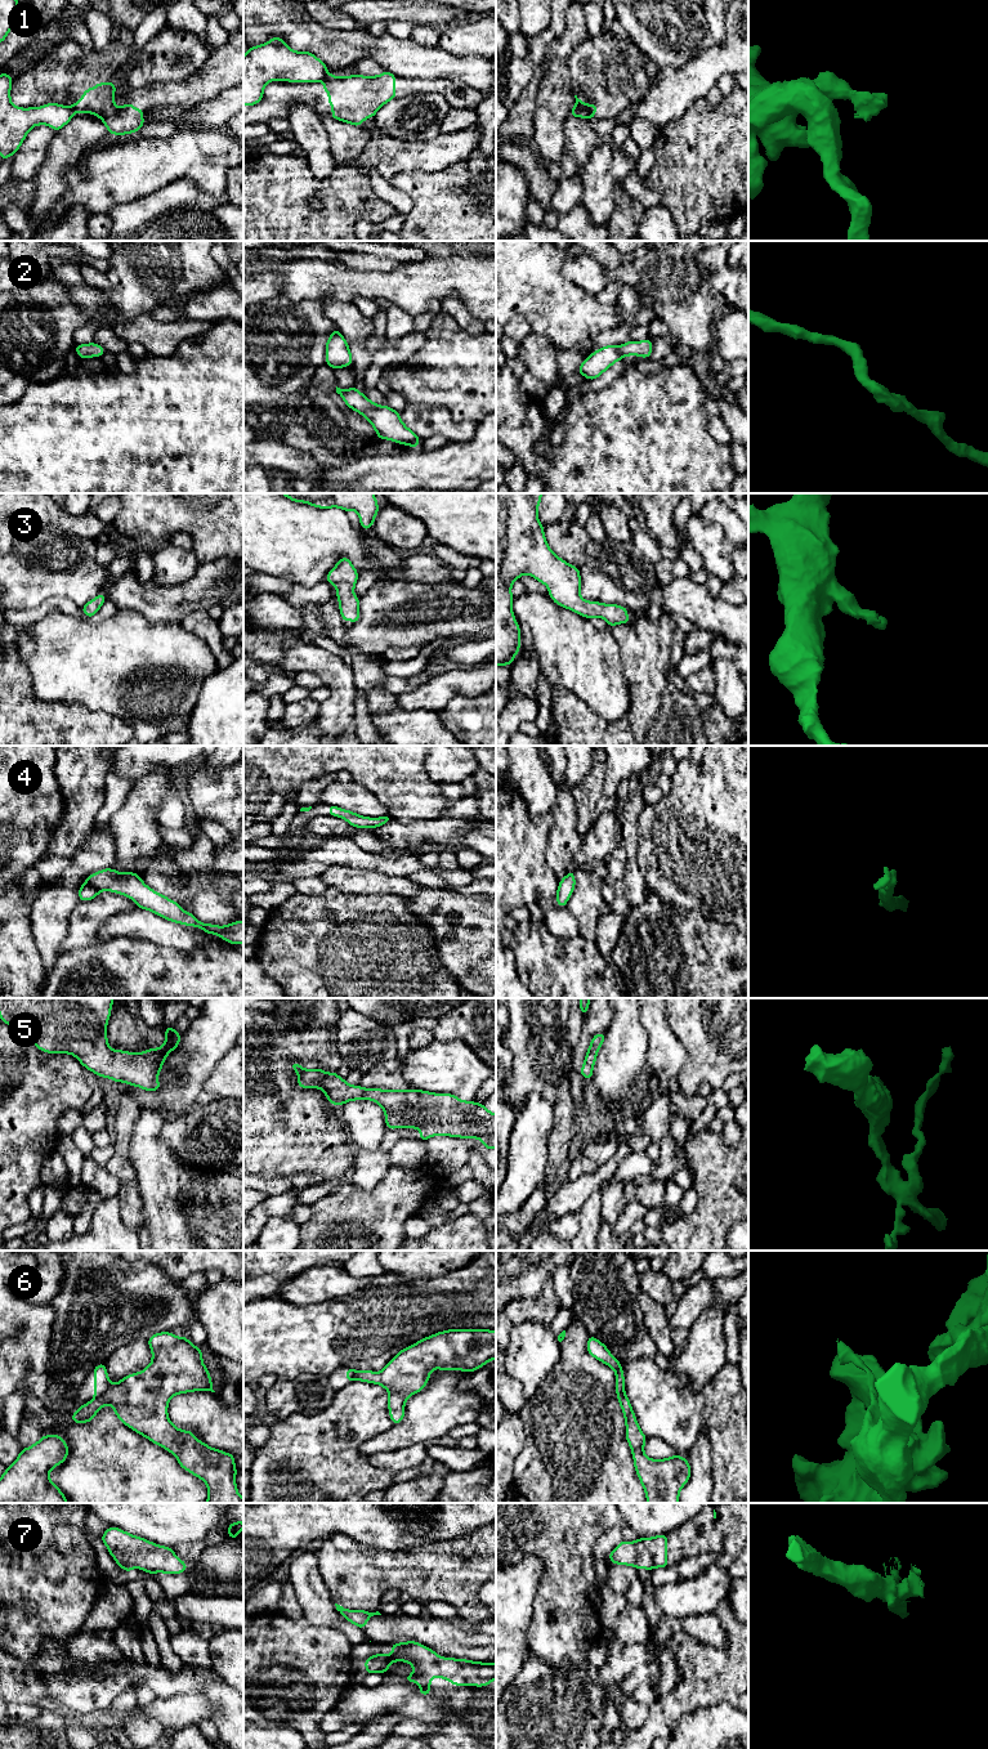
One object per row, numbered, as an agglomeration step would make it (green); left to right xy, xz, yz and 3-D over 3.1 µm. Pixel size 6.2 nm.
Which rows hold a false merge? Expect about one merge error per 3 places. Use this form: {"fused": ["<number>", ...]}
{"fused": ["1", "6"]}

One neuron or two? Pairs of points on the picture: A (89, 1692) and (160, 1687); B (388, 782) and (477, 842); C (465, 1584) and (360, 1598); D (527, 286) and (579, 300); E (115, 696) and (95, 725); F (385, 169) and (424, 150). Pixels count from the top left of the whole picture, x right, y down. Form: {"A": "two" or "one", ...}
{"A": "one", "B": "two", "C": "one", "D": "one", "E": "two", "F": "one"}

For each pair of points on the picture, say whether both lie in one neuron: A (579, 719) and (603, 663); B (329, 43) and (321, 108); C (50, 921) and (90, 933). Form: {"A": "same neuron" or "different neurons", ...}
{"A": "different neurons", "B": "different neurons", "C": "different neurons"}

